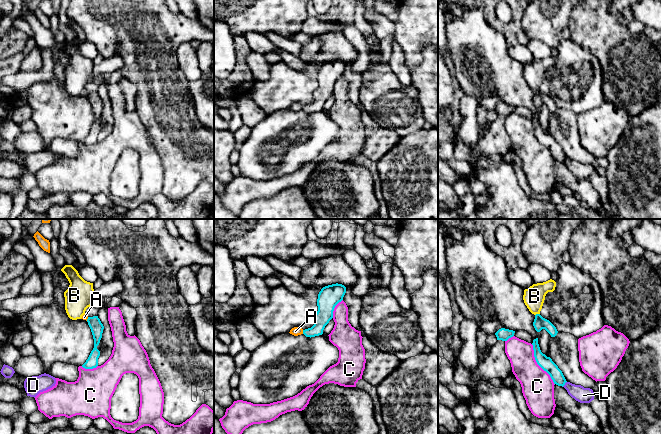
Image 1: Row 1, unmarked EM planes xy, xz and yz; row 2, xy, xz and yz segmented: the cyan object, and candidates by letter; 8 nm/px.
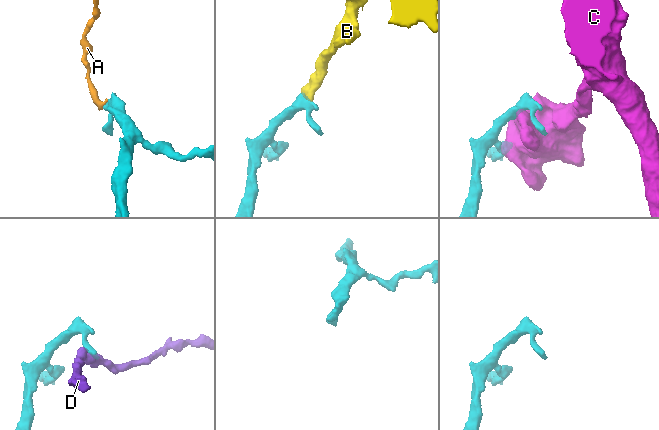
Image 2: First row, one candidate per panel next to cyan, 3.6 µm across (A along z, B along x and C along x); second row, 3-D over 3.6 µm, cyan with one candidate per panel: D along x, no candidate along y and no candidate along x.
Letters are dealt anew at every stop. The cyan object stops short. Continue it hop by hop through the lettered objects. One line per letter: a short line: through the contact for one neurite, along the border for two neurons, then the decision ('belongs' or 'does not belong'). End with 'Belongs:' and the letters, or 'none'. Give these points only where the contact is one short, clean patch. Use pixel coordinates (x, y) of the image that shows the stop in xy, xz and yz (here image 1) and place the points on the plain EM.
A: xz (302, 106), (303, 109) | does not belong
B: yz (539, 99), (537, 90), (534, 72) | belongs
C: does not belong
D: yz (566, 157), (562, 162) | does not belong
Belongs: B

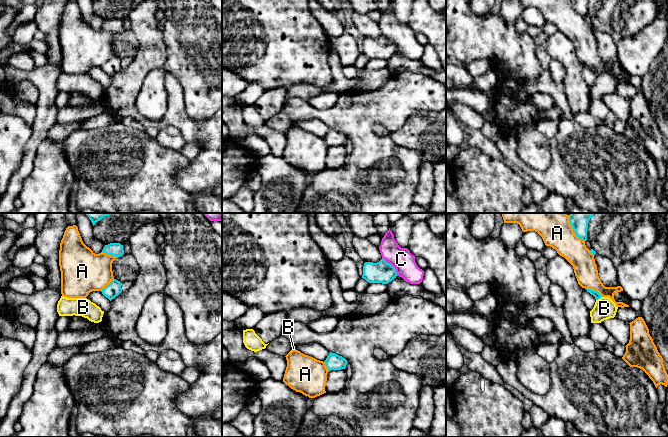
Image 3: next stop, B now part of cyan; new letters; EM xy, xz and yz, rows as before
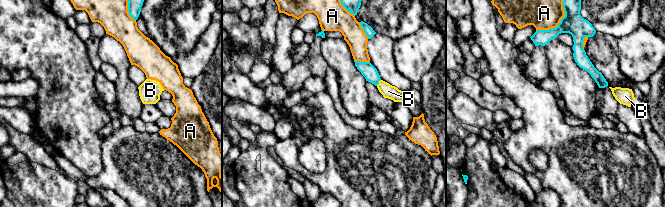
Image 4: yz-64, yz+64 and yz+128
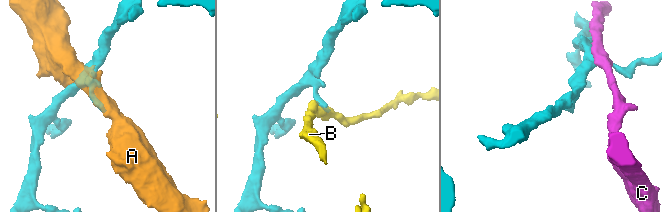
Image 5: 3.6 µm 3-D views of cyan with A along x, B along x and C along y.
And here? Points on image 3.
A: does not belong
B: does not belong
C: does not belong
Belongs: none

